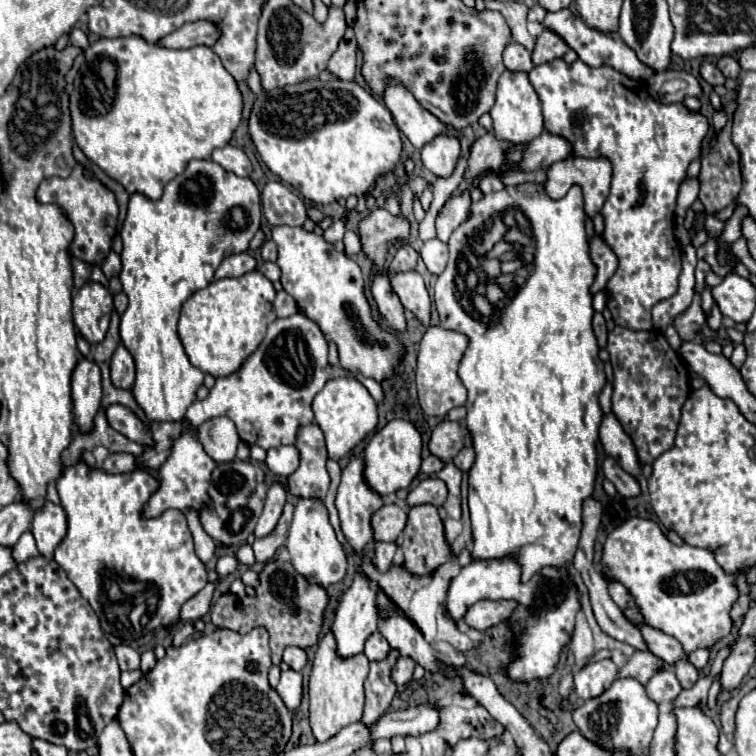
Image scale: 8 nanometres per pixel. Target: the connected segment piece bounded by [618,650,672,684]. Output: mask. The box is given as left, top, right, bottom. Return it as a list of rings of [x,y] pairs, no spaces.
[[[638,650],[630,660],[628,664],[620,670],[618,676],[630,676],[630,678],[636,678],[640,684],[648,684],[648,680],[660,672],[660,670],[672,670],[670,664],[666,664],[664,660],[660,660],[658,656],[654,656],[652,652],[642,652]]]

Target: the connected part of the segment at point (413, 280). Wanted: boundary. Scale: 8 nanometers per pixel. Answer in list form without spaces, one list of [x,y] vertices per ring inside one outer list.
[[[418,272],[394,274],[390,276],[394,292],[400,296],[400,302],[410,310],[422,326],[430,326],[430,294],[424,292],[424,280]]]

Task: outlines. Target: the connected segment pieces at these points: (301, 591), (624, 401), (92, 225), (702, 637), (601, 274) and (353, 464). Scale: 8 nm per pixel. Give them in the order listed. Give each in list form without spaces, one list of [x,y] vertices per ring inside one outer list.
[[[270,560],[260,572],[260,586],[256,588],[256,598],[238,598],[234,594],[222,594],[212,608],[212,622],[218,628],[230,628],[240,634],[246,634],[256,626],[266,628],[270,634],[272,662],[278,666],[282,662],[282,652],[286,646],[308,648],[318,642],[326,604],[328,596],[324,588],[304,582],[304,578],[300,578],[300,574],[292,570],[290,562]]]
[[[616,326],[608,332],[610,362],[614,368],[612,412],[620,420],[624,432],[632,438],[638,462],[652,464],[676,436],[676,422],[680,420],[682,404],[688,398],[688,368],[670,348],[666,338],[656,332],[636,332]]]
[[[76,162],[68,178],[46,178],[40,182],[36,190],[36,200],[40,204],[56,204],[62,208],[62,212],[68,216],[68,220],[74,226],[74,240],[70,244],[70,256],[76,256],[84,262],[90,264],[102,264],[110,248],[112,248],[112,238],[116,236],[118,230],[119,206],[116,202],[116,196],[112,190],[108,190],[100,180],[88,178],[84,174],[84,166]]]
[[[630,518],[608,534],[602,552],[604,566],[612,566],[612,578],[624,582],[636,594],[644,620],[676,638],[686,654],[698,648],[712,648],[730,633],[730,608],[738,600],[736,574],[726,574],[712,550],[690,544],[676,546],[656,522]]]
[[[592,236],[592,240],[590,240],[590,256],[592,256],[592,262],[598,268],[596,280],[594,280],[592,288],[590,288],[592,294],[596,294],[596,292],[600,292],[600,290],[606,288],[608,278],[612,278],[612,274],[616,272],[618,258],[612,252],[612,248],[604,242],[602,236]]]
[[[352,456],[350,462],[346,464],[346,468],[342,470],[342,482],[338,488],[338,496],[336,496],[336,508],[340,514],[340,522],[342,522],[342,532],[348,538],[352,550],[356,556],[360,554],[368,554],[368,558],[374,556],[372,546],[372,526],[370,526],[370,516],[372,512],[376,512],[382,506],[382,496],[372,490],[364,478],[364,460],[362,456]]]

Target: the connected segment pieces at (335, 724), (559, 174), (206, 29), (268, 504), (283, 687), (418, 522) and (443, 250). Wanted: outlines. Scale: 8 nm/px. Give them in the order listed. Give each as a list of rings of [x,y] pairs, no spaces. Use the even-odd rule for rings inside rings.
[[[326,632],[318,642],[312,674],[310,674],[310,726],[318,742],[332,738],[344,726],[358,722],[364,710],[364,678],[368,676],[368,658],[360,652],[350,658],[342,658],[336,652],[336,638],[332,632]]]
[[[570,156],[566,160],[554,162],[546,168],[546,190],[550,198],[562,198],[572,184],[578,184],[584,192],[584,208],[588,216],[594,216],[598,210],[602,210],[602,204],[608,196],[610,190],[610,174],[612,164],[608,158],[580,158],[580,156]]]
[[[198,20],[198,22],[188,22],[182,28],[174,30],[168,34],[164,40],[160,40],[160,46],[168,48],[188,48],[196,44],[206,44],[214,46],[216,40],[220,38],[220,26],[210,20]]]
[[[272,482],[268,486],[268,492],[266,492],[266,500],[264,500],[264,510],[262,510],[262,516],[258,520],[258,526],[254,530],[254,534],[258,538],[262,536],[268,536],[274,526],[278,524],[278,518],[282,514],[282,508],[286,504],[286,486],[282,482]]]
[[[284,670],[276,686],[276,692],[280,694],[288,710],[296,710],[302,700],[302,674],[296,670]]]
[[[420,504],[410,508],[400,548],[404,552],[404,568],[412,574],[430,574],[448,560],[450,546],[436,506]]]
[[[438,238],[428,240],[428,242],[424,242],[420,256],[432,274],[442,274],[448,264],[448,246],[444,242],[440,242]]]

